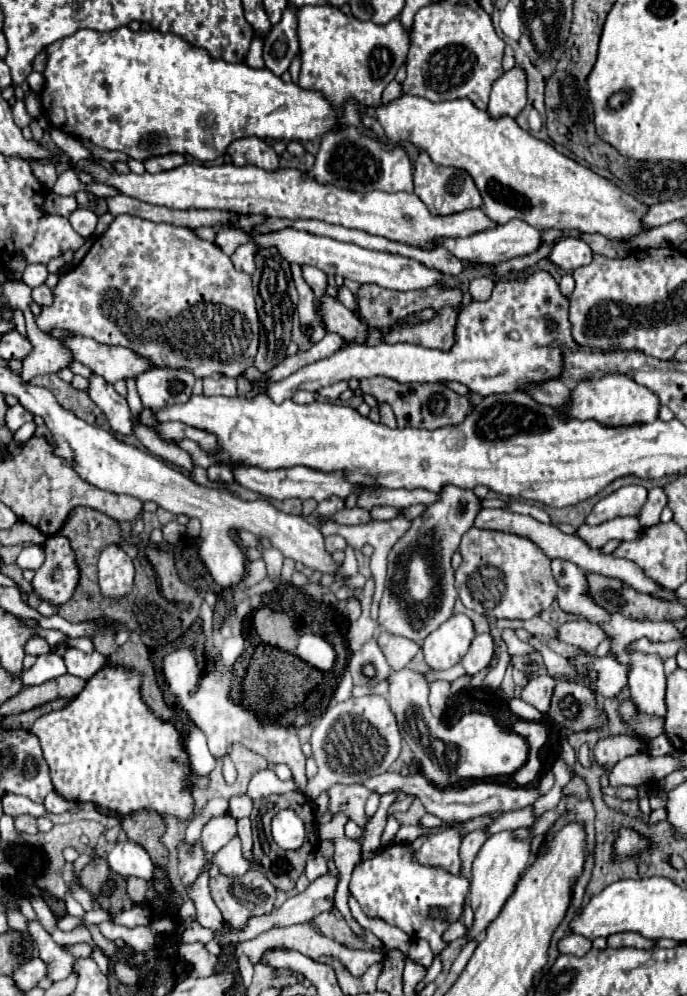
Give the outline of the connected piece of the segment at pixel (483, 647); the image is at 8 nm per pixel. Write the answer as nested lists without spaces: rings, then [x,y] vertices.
[[[477,634],[471,642],[469,652],[463,656],[461,664],[469,674],[475,674],[489,664],[491,656],[493,656],[493,638],[491,638],[491,634]]]

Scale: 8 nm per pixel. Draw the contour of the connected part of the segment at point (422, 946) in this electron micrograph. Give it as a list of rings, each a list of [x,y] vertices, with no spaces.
[[[417,940],[417,942],[411,944],[409,958],[415,960],[415,962],[421,962],[423,966],[429,968],[429,964],[431,964],[431,960],[433,960],[433,950],[431,950],[431,946],[429,946],[425,940]]]

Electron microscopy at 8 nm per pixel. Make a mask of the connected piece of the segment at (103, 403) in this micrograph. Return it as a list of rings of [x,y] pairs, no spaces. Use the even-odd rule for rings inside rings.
[[[91,374],[87,394],[105,412],[113,432],[117,432],[117,434],[131,434],[133,432],[129,404],[121,394],[115,392],[113,384],[103,380],[103,376]]]

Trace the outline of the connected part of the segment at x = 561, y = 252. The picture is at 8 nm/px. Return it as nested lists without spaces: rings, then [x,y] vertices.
[[[563,238],[553,244],[549,260],[565,272],[573,272],[579,266],[591,262],[591,248],[581,238]]]

